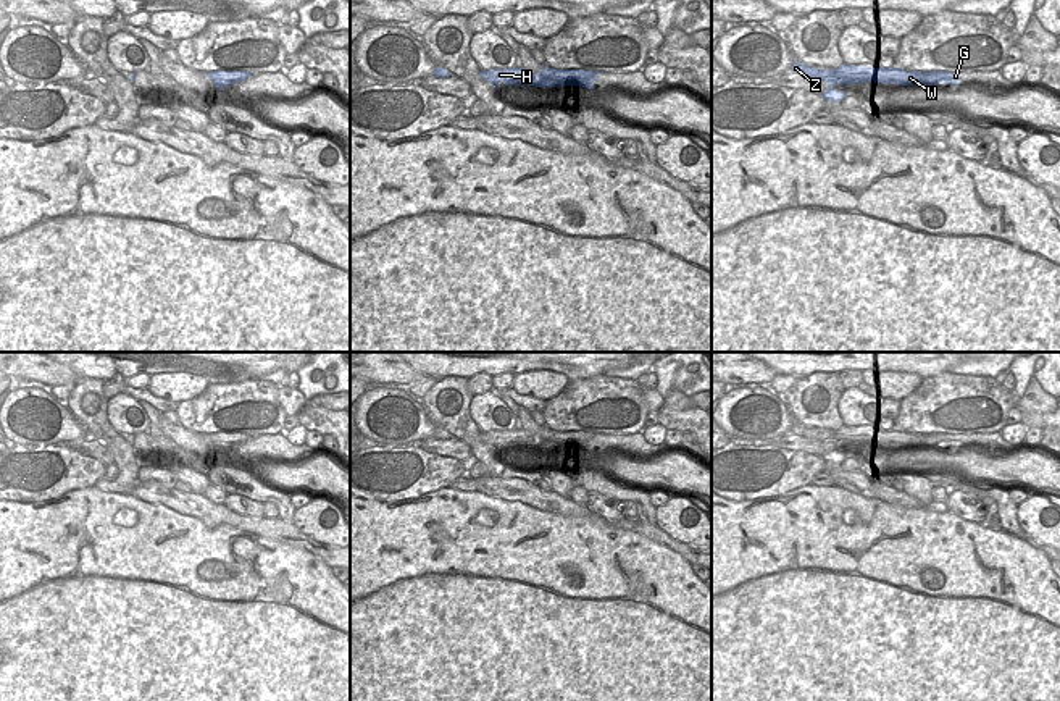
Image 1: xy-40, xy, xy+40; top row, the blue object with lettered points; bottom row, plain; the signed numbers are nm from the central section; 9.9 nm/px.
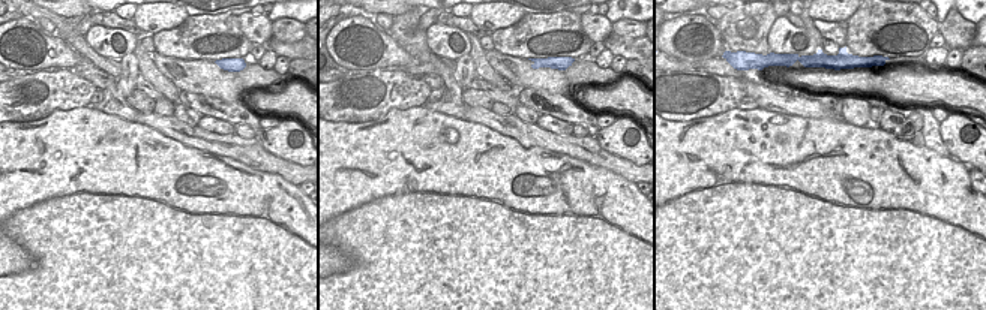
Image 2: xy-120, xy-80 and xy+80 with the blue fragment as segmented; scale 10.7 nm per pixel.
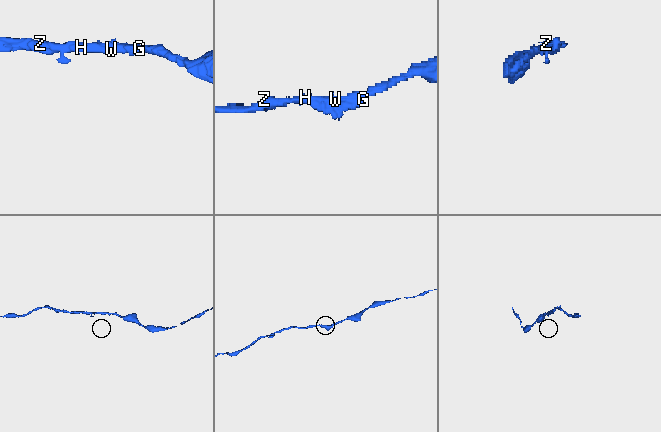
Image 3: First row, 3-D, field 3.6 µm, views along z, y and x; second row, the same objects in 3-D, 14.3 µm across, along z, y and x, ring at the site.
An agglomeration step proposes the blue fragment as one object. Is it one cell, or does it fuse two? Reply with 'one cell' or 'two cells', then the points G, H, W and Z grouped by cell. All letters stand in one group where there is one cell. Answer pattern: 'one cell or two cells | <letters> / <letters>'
one cell | G H W Z

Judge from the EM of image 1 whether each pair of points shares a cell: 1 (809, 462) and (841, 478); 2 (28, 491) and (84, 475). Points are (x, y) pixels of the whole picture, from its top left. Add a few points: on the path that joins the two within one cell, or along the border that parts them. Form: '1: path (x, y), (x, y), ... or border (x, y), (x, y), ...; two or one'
1: border (823, 462), (825, 470); two
2: path (42, 490), (70, 475); one

